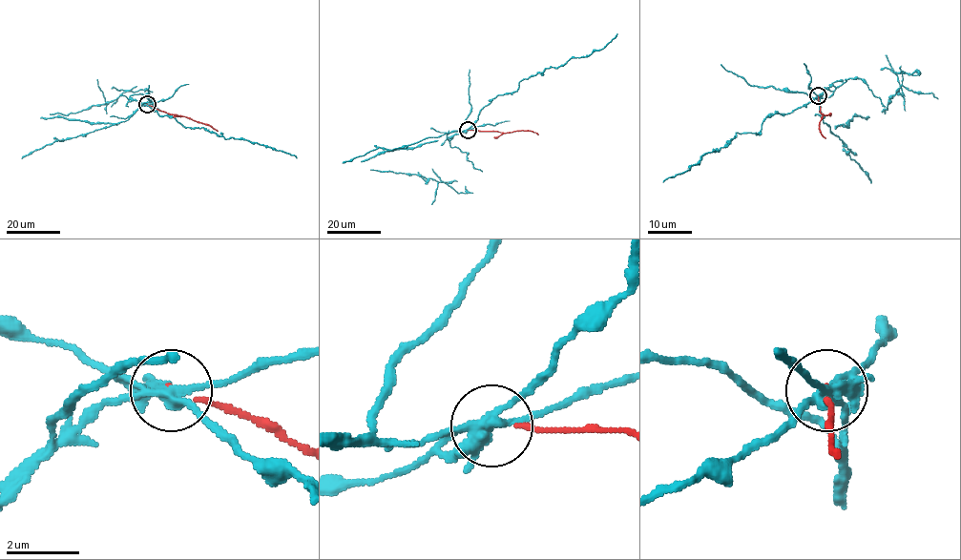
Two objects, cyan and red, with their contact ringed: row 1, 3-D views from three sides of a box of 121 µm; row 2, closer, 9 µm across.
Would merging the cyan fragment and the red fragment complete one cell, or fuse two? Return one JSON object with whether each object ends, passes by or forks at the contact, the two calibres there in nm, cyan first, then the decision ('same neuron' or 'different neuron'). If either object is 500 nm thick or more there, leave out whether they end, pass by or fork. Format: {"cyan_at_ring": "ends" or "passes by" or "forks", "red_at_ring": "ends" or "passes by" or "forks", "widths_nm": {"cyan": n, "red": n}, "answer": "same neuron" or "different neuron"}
{"cyan_at_ring": "forks", "red_at_ring": "ends", "widths_nm": {"cyan": 300, "red": 70}, "answer": "different neuron"}

